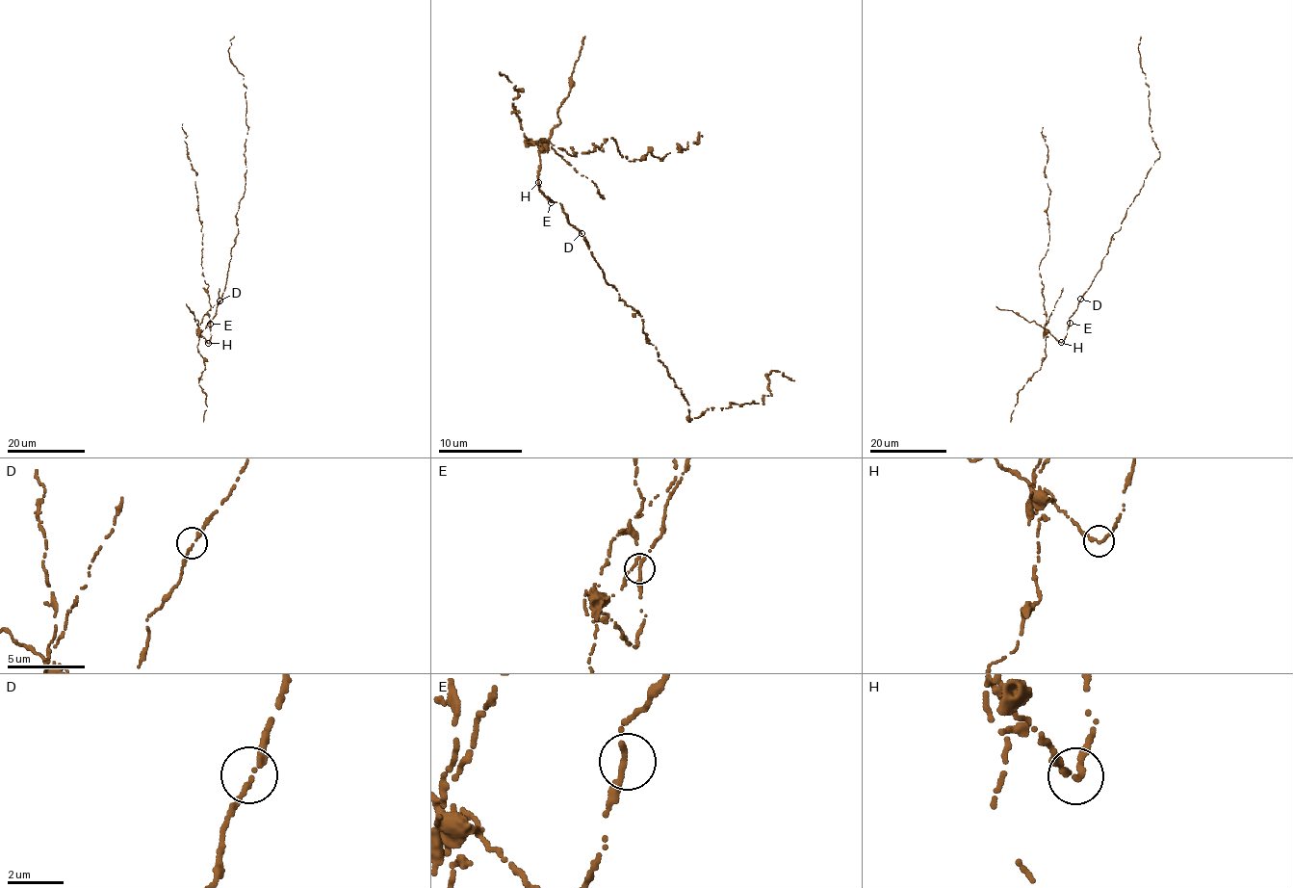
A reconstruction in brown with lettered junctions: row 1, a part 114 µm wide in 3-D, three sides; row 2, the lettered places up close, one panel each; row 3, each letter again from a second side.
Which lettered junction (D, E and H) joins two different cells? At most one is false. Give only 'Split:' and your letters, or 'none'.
Split: H

